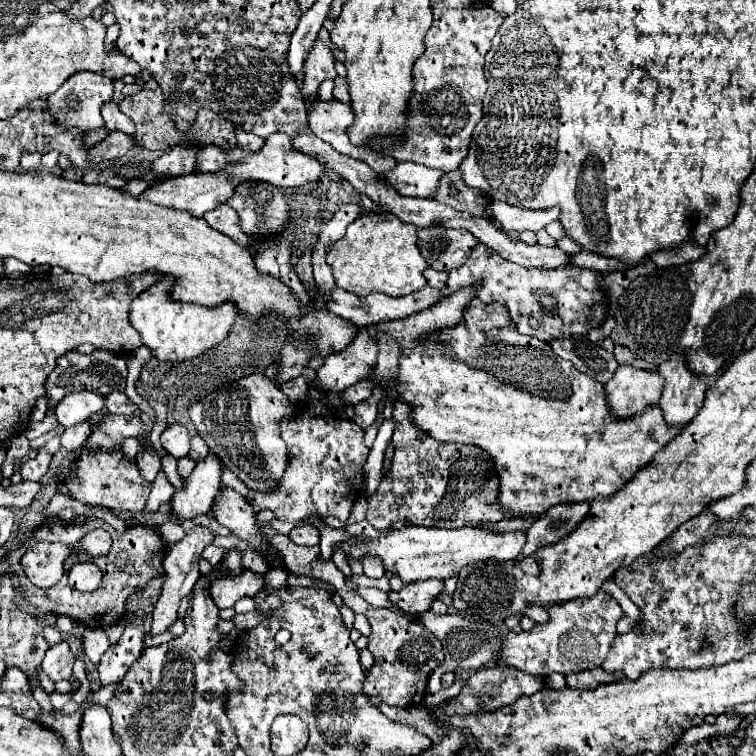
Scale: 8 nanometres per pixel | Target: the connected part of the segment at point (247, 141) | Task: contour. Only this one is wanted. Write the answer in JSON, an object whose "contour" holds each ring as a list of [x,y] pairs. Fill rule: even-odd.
{"contour":[[[242,132],[242,134],[238,134],[236,140],[238,140],[238,148],[242,148],[242,150],[246,150],[246,152],[258,152],[260,146],[264,144],[264,140],[262,140],[260,136],[250,134],[250,132]]]}

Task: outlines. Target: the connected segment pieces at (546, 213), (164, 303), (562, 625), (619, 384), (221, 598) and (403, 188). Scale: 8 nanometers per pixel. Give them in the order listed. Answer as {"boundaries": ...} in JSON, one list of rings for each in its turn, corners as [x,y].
{"boundaries":[[[[494,200],[492,202],[492,214],[502,224],[504,230],[532,230],[538,232],[546,228],[550,222],[560,218],[560,208],[546,208],[546,210],[524,210],[510,206],[506,202]]],[[[164,278],[160,284],[144,290],[130,308],[130,324],[140,332],[144,346],[148,346],[156,358],[166,362],[190,360],[226,338],[234,318],[238,316],[236,304],[218,304],[216,308],[180,304],[180,300],[168,296],[168,288],[172,288],[172,280]]],[[[600,590],[596,596],[584,600],[568,600],[554,604],[546,610],[550,614],[548,624],[536,624],[530,632],[510,632],[504,640],[500,654],[502,664],[514,666],[534,676],[550,676],[552,672],[568,674],[598,668],[616,636],[616,622],[622,618],[620,604]]],[[[618,366],[612,380],[606,384],[606,400],[614,416],[636,416],[646,406],[658,404],[664,378],[660,370],[644,370],[636,366]]],[[[242,570],[238,576],[222,576],[212,580],[210,596],[214,604],[222,608],[232,608],[244,596],[256,596],[258,590],[264,586],[262,574],[254,574],[250,570]]],[[[402,162],[394,170],[382,174],[386,182],[390,182],[400,194],[404,196],[416,196],[416,198],[434,198],[436,188],[440,186],[440,172],[438,168],[426,168],[412,162]]]]}

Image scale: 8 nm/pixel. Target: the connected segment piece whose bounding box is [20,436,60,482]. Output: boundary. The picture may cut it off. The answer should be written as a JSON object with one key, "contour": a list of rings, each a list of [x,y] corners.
{"contour":[[[54,436],[40,452],[36,458],[32,460],[26,460],[22,466],[20,466],[20,474],[24,480],[40,480],[46,472],[48,472],[48,466],[50,466],[50,460],[52,460],[52,454],[56,454],[60,448],[60,438]]]}

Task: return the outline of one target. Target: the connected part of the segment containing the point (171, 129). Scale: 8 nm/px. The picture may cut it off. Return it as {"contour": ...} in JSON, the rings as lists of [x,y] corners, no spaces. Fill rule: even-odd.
{"contour":[[[160,88],[136,92],[120,102],[120,110],[136,124],[136,142],[148,150],[168,150],[176,144],[186,144],[190,138],[186,132],[176,132],[176,124],[164,112],[164,104],[168,100],[164,100]]]}

